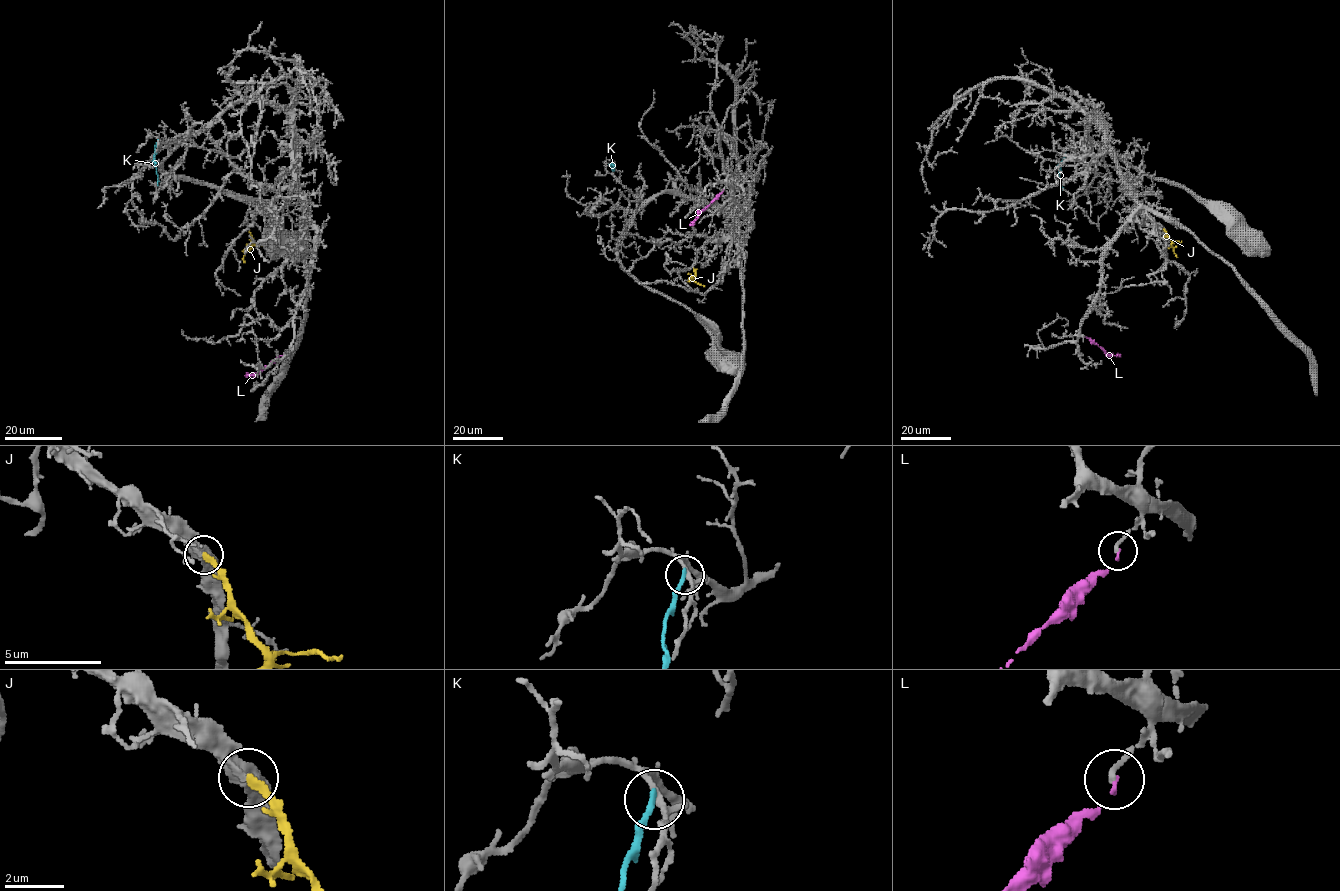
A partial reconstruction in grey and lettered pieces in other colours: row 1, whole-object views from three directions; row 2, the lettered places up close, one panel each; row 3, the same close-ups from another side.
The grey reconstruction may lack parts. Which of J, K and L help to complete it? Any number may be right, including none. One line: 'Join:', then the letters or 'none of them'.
Join: J

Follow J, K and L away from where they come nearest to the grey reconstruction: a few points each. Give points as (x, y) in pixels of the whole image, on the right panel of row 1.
J: (1163, 229), (1177, 257)
K: (1065, 151), (1060, 165), (1062, 189)
L: (1085, 336), (1106, 353), (1121, 357)

